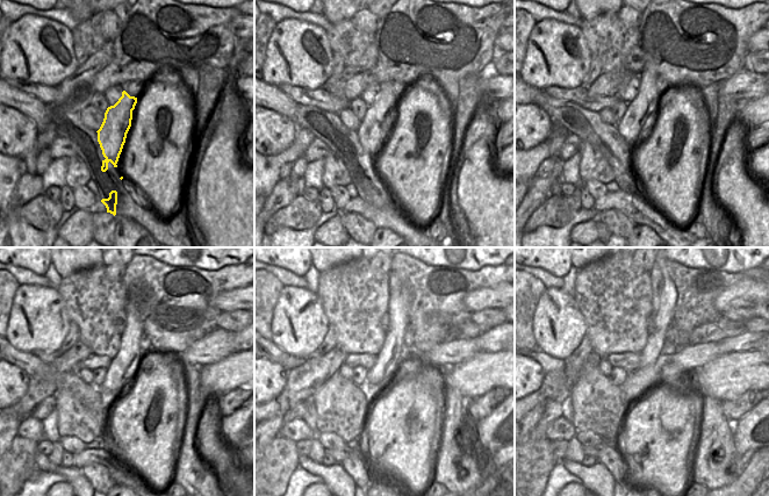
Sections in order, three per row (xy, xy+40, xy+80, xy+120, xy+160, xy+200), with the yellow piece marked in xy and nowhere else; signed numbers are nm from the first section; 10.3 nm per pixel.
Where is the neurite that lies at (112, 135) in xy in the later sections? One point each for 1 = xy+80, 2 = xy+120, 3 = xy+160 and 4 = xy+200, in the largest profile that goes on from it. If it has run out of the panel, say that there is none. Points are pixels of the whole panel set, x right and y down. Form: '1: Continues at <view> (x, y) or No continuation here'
1: Continues at xy+80 (644, 108)
2: Continues at xy+120 (123, 367)
3: Continues at xy+160 (392, 350)
4: Continues at xy+200 (663, 292)

